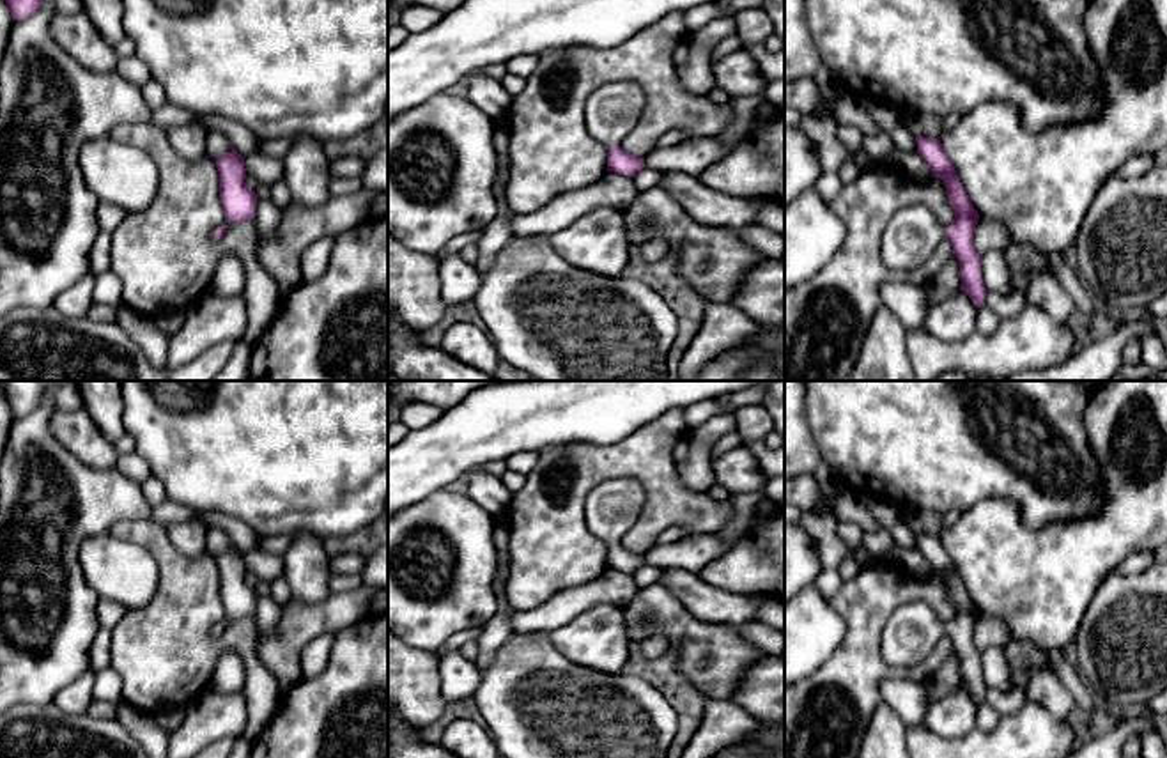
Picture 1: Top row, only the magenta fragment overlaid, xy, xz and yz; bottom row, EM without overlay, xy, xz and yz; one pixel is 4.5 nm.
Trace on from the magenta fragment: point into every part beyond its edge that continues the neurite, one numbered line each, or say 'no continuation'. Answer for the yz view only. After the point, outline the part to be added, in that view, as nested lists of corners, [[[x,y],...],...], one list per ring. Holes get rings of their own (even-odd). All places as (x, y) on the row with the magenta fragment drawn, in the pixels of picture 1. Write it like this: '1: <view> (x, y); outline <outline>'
1: yz (912, 234); outline [[[921,205],[894,213],[880,239],[880,255],[889,269],[912,271],[924,264],[947,237],[946,227]]]

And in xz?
1: xz (611, 112); outline [[[634,81],[606,83],[584,103],[586,131],[607,149],[618,147],[645,108],[643,89]]]

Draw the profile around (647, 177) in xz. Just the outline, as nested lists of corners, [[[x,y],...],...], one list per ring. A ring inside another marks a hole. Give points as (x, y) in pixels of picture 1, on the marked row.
[[[645,166],[632,179],[638,191],[646,191],[653,186],[659,186],[662,172]]]

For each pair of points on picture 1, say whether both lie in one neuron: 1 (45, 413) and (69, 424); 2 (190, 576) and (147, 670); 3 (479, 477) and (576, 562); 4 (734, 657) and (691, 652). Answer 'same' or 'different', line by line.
1: different
2: same
3: different
4: same

